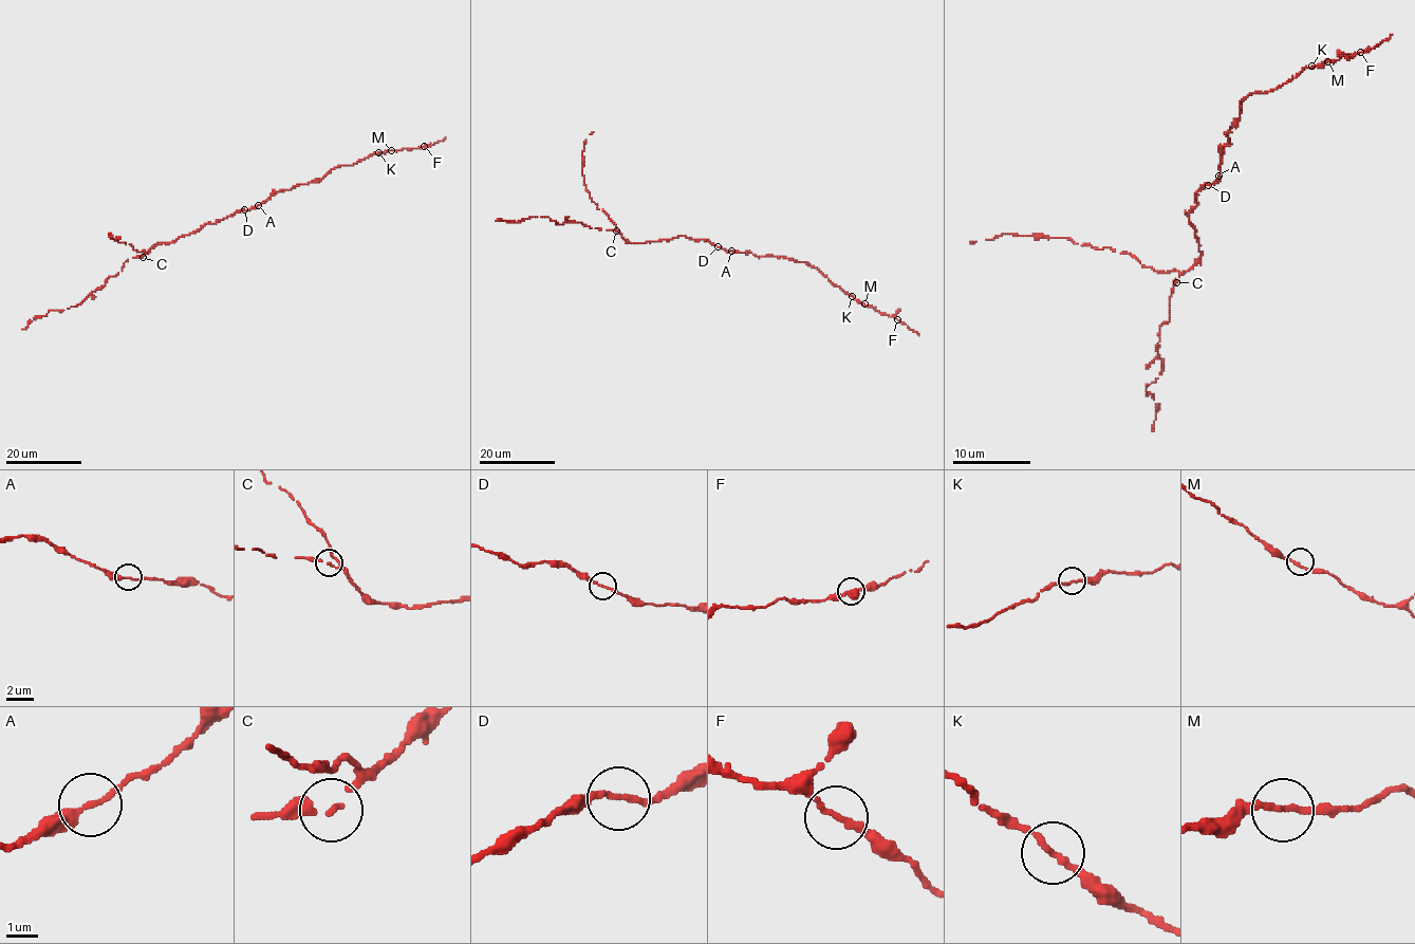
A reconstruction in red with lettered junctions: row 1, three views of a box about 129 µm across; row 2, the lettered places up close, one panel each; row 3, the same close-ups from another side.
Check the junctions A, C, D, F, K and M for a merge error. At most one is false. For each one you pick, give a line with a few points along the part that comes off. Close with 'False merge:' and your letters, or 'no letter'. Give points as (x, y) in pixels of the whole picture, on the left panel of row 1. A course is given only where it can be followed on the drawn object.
False merge: no letter

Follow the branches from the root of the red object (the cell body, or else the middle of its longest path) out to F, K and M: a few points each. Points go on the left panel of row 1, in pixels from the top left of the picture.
F: (225, 218), (252, 209), (277, 192), (321, 179), (337, 167), (351, 166), (373, 153), (424, 146)
K: (225, 218), (252, 209), (277, 192), (321, 179), (337, 167), (351, 166), (378, 152)
M: (225, 218), (252, 209), (277, 192), (321, 179), (337, 167), (351, 166), (373, 153), (391, 150)

